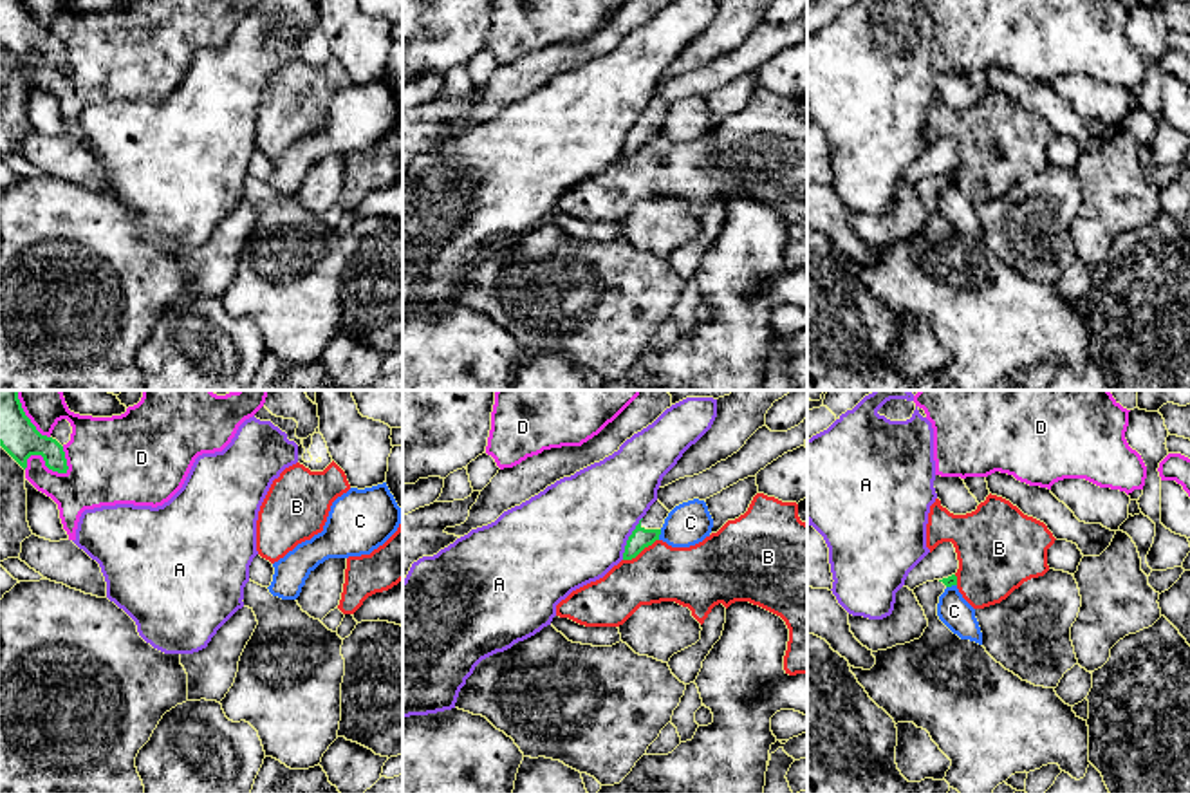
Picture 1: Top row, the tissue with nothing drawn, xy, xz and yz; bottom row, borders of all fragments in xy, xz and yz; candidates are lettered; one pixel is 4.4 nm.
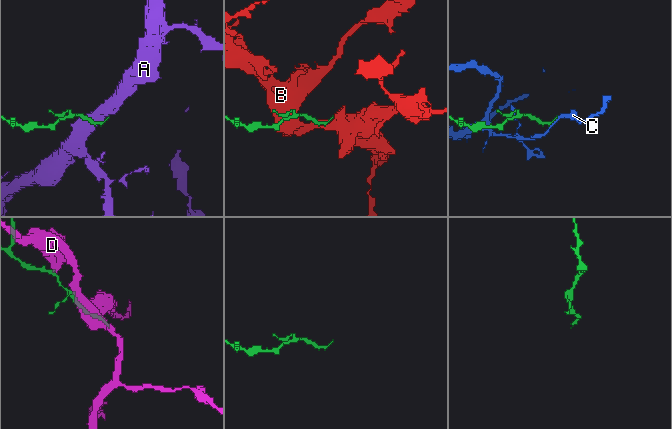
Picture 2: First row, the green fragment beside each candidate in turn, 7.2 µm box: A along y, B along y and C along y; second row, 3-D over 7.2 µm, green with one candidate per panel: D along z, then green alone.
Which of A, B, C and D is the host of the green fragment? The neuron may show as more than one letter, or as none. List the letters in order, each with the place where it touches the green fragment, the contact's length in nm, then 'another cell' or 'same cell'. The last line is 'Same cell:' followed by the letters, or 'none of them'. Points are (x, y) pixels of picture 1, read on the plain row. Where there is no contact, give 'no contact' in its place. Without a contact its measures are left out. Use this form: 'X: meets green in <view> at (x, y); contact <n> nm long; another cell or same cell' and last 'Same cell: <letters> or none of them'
A: meets green in xz at (629, 134); contact 220 nm long; another cell
B: meets green in xz at (640, 147); contact 190 nm long; another cell
C: meets green in xz at (660, 129); contact 50 nm long; another cell
D: meets green in xy at (51, 64); contact 200 nm long; another cell
Same cell: none of them

